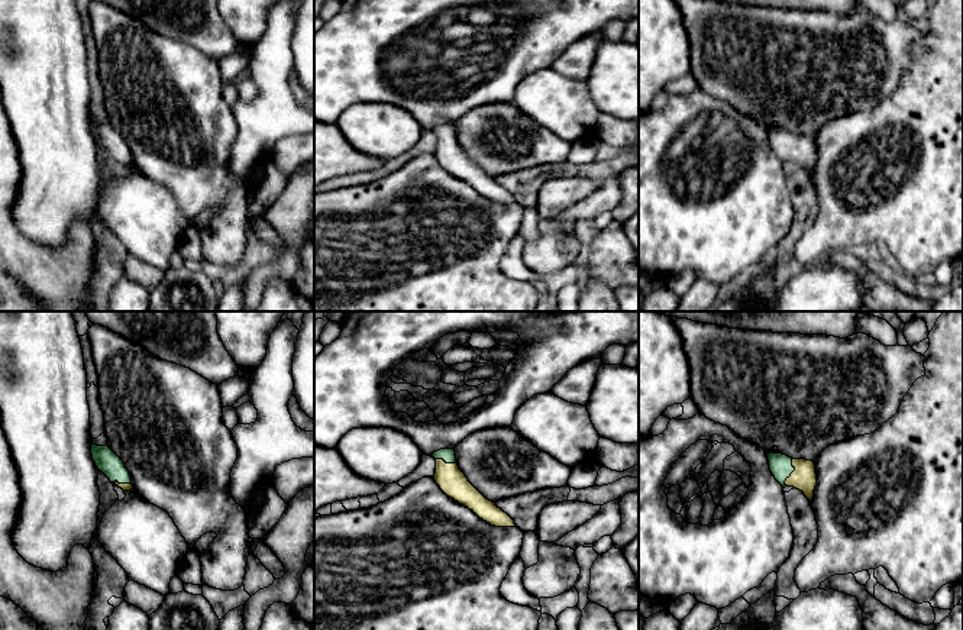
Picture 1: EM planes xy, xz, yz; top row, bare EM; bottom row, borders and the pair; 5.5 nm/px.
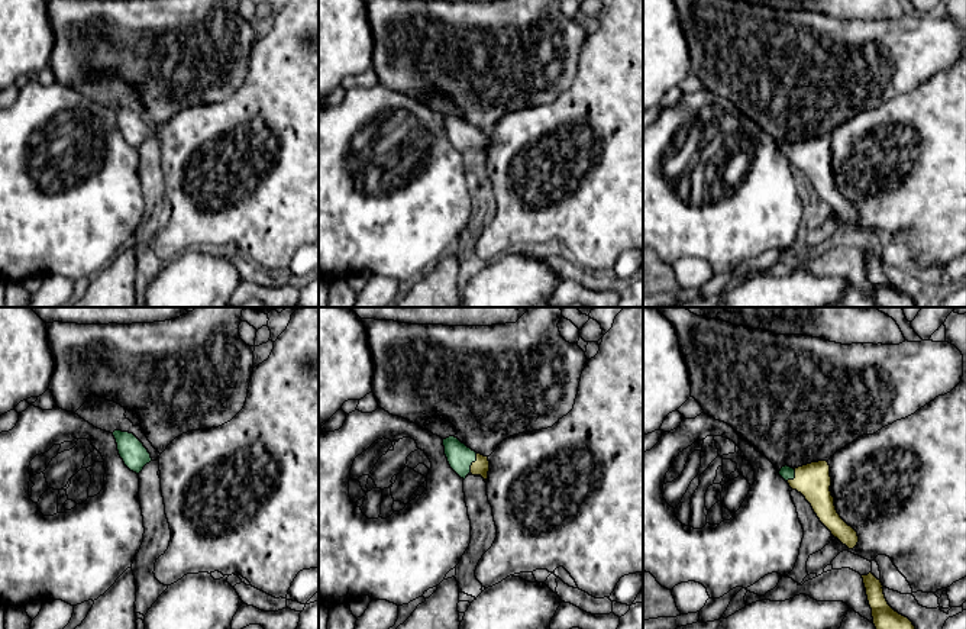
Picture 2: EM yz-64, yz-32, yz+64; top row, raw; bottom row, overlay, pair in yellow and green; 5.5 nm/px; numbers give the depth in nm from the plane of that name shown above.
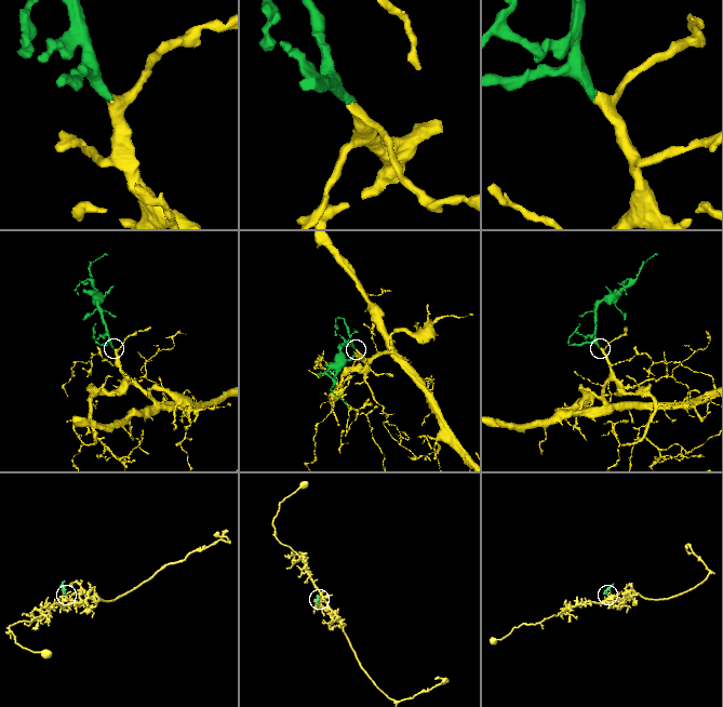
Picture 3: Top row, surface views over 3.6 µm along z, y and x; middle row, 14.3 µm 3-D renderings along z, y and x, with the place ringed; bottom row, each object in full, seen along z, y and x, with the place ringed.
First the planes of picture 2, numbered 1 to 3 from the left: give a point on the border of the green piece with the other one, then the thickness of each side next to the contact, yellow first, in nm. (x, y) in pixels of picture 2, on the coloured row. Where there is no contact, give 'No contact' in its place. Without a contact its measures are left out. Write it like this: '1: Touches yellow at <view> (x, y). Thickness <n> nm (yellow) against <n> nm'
1: No contact
2: Touches yellow at yz-32 (472, 464). Thickness 90 nm (yellow) against 140 nm
3: Touches yellow at yz+64 (795, 477). Thickness 190 nm (yellow) against 80 nm

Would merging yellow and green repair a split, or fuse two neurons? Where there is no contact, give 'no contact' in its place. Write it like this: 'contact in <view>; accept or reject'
contact in yz; accept

